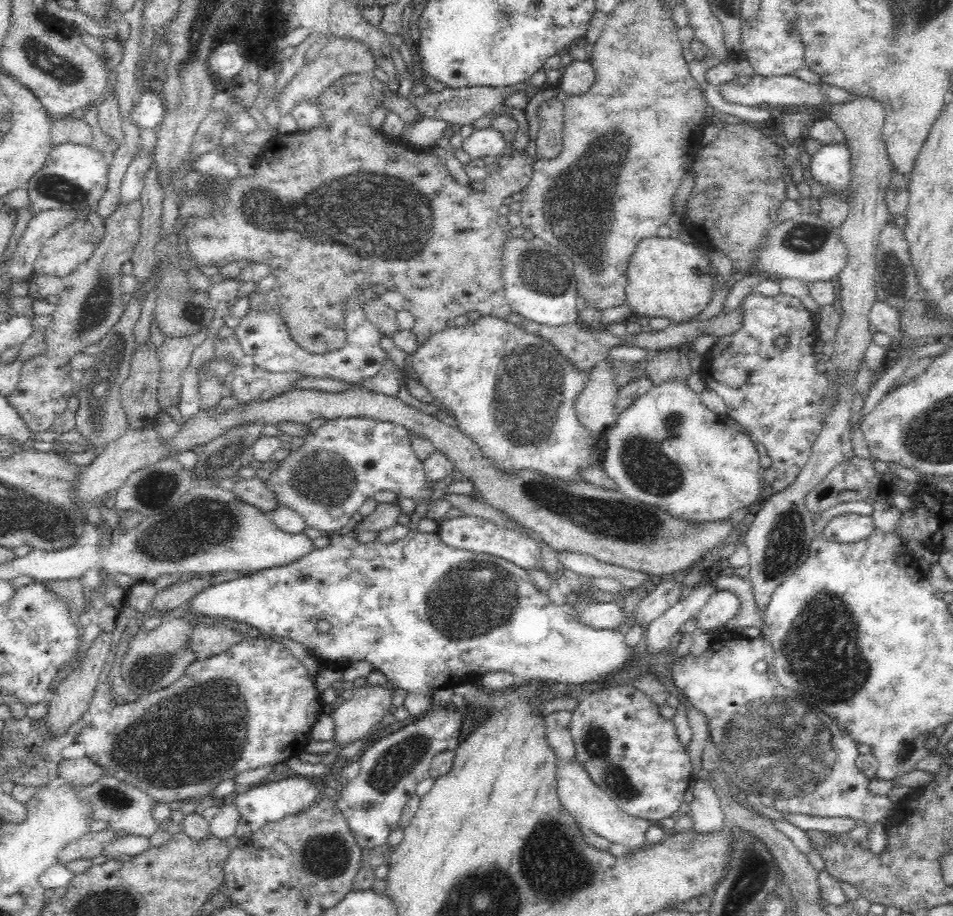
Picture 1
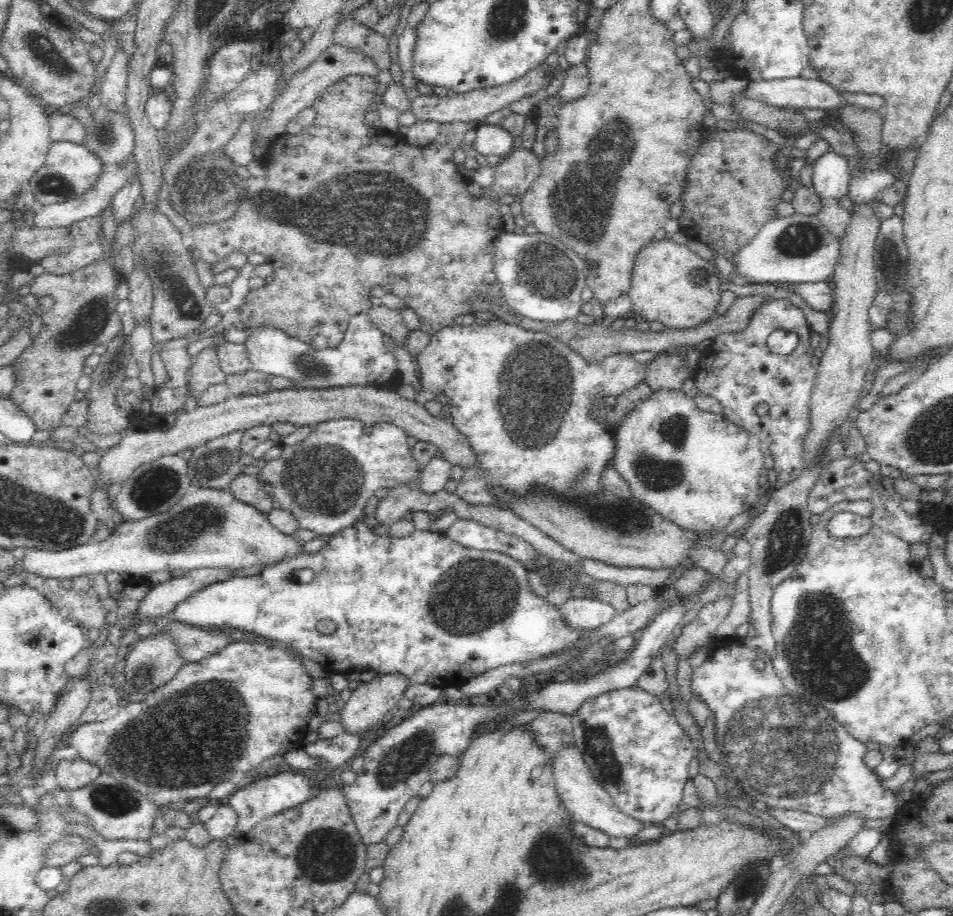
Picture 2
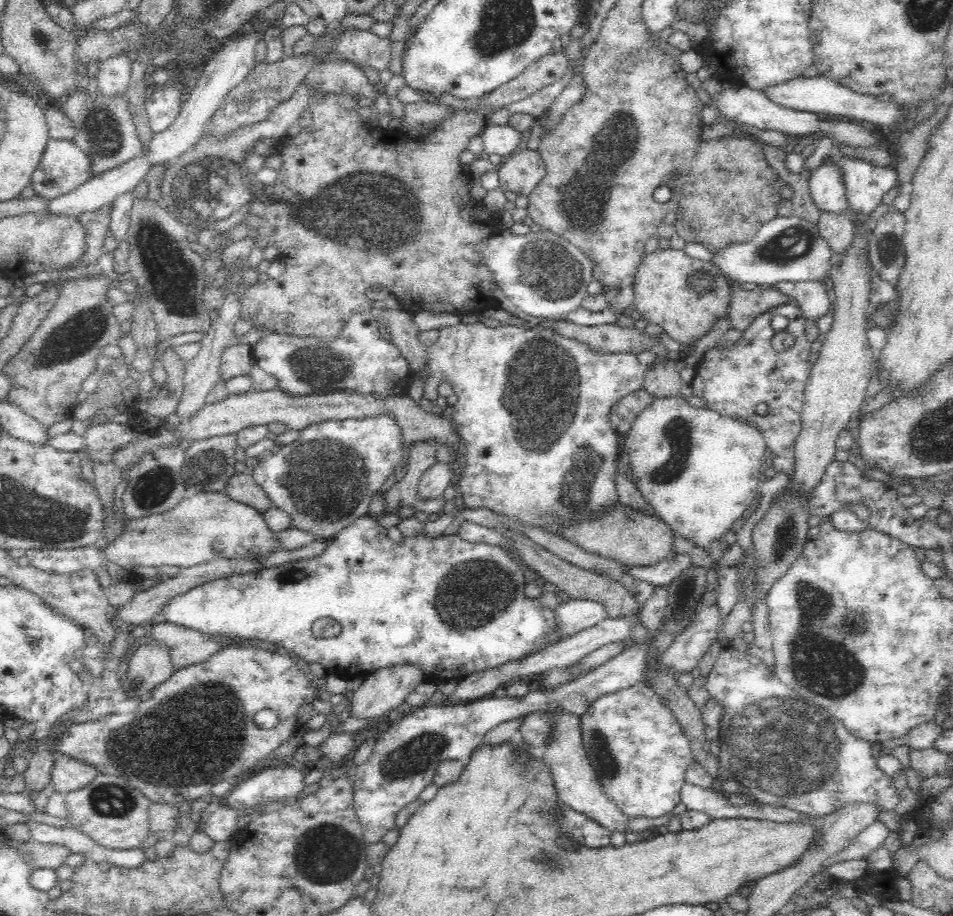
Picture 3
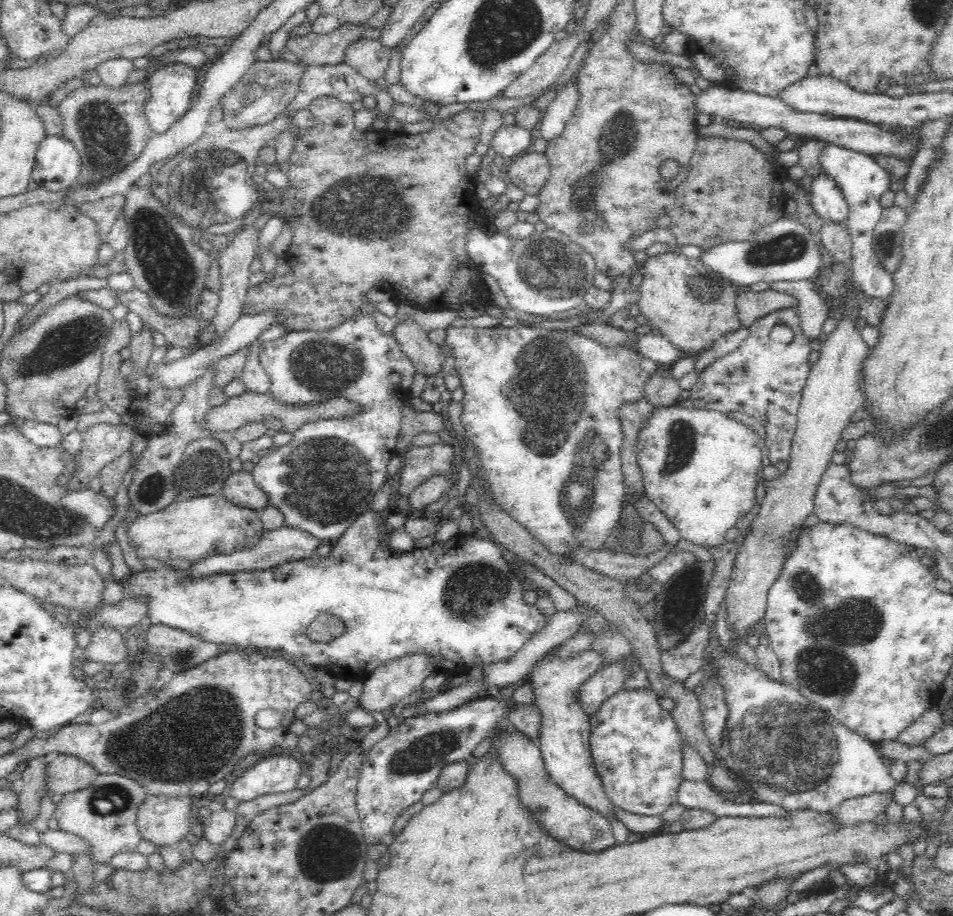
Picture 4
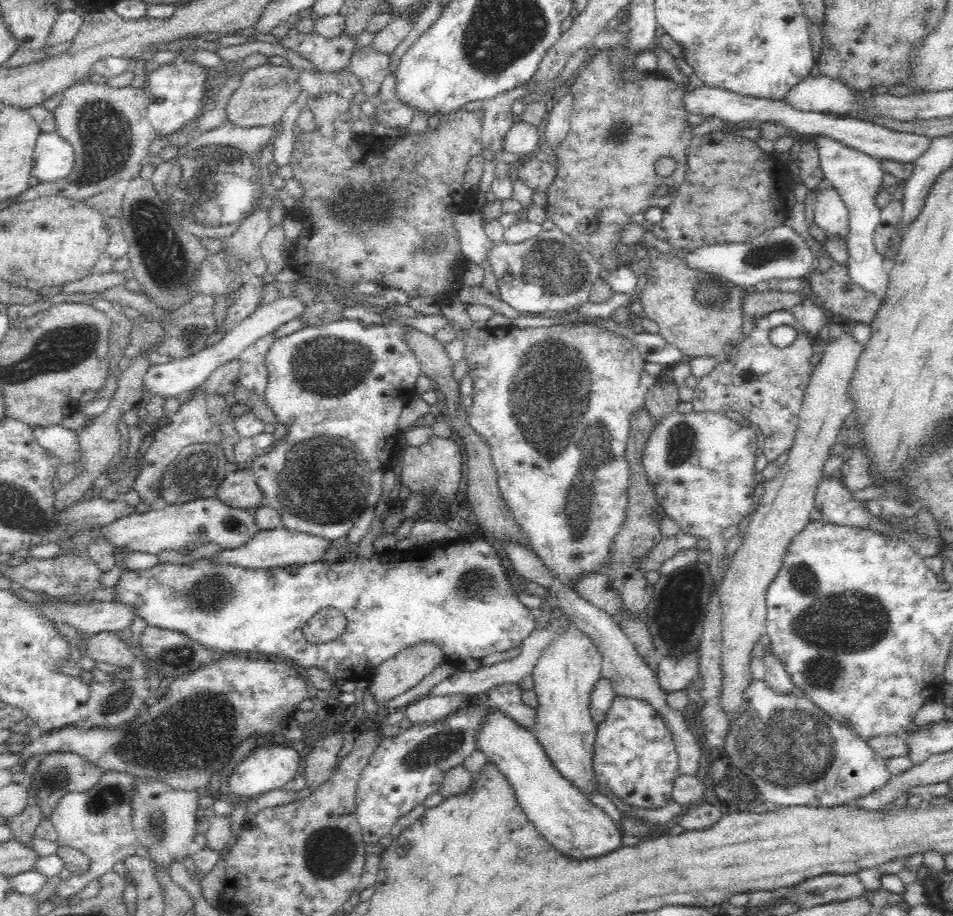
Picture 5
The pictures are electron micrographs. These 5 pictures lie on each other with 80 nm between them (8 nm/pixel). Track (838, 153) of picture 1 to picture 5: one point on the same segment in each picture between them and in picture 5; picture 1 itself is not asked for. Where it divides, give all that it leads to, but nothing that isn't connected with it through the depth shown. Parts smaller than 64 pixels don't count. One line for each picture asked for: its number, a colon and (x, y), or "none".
2: (831, 178)
3: (826, 184)
4: (827, 199)
5: (830, 213)

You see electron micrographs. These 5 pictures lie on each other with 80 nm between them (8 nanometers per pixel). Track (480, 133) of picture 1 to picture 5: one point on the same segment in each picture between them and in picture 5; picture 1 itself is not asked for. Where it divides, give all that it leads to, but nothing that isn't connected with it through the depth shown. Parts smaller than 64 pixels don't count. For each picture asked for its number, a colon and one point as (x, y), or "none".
2: (490, 140)
3: (501, 140)
4: (509, 141)
5: (522, 139)

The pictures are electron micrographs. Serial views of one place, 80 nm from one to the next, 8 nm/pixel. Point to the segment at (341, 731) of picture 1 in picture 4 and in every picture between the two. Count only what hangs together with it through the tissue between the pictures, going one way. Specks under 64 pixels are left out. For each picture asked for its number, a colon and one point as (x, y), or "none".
2: (368, 703)
3: (381, 691)
4: (384, 688)

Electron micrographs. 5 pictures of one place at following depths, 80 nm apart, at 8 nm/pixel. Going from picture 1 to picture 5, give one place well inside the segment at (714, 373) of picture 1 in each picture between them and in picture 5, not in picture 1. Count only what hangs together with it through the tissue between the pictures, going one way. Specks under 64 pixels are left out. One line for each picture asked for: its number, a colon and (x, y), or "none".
2: (738, 368)
3: (733, 379)
4: (769, 388)
5: (758, 383)

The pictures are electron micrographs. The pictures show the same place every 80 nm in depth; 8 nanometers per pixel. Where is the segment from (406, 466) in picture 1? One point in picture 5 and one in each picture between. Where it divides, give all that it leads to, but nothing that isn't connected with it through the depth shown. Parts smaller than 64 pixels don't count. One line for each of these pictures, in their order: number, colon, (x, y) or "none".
2: (324, 480)
3: (324, 480)
4: (327, 475)
5: (341, 388)

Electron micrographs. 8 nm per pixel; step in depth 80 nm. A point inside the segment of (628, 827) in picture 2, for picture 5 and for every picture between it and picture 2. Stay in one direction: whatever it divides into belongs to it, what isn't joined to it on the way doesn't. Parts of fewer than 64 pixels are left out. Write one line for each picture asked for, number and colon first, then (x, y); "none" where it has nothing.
3: (578, 787)
4: (564, 739)
5: (567, 671)

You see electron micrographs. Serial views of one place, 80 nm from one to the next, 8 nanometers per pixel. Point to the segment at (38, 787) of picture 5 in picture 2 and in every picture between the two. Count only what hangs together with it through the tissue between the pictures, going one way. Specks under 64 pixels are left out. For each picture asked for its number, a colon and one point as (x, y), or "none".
2: (77, 773)
3: (67, 774)
4: (64, 773)

